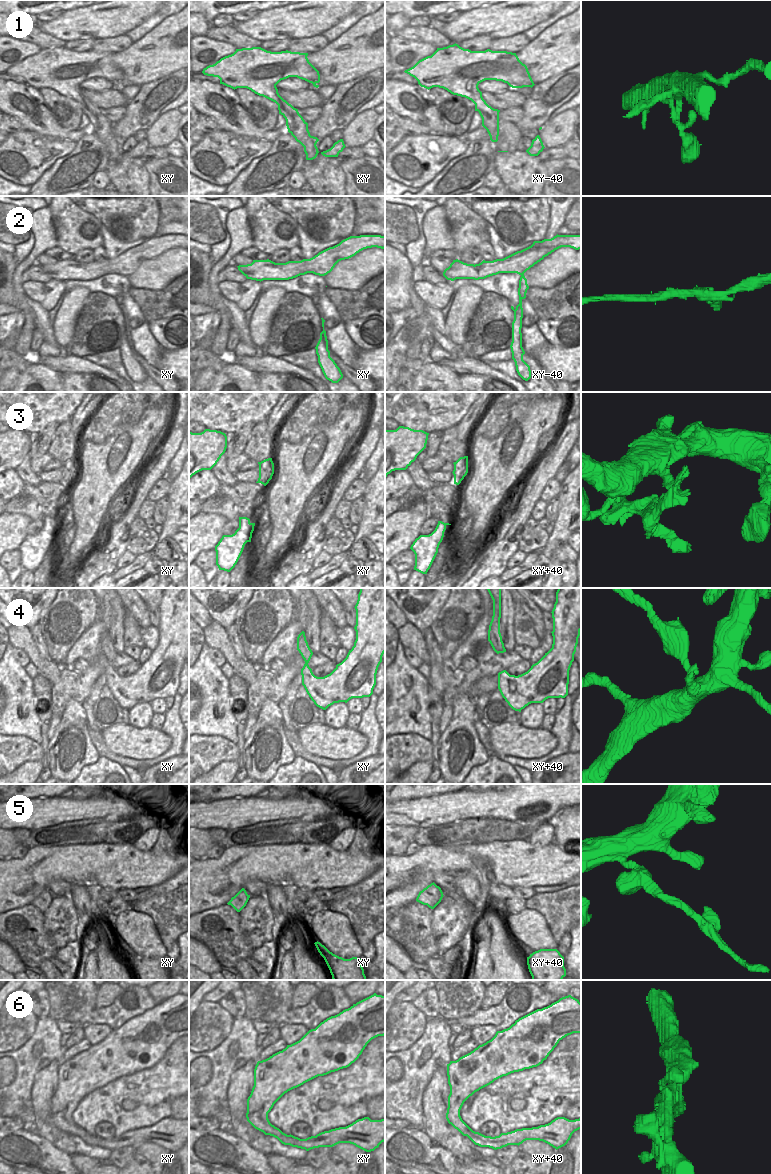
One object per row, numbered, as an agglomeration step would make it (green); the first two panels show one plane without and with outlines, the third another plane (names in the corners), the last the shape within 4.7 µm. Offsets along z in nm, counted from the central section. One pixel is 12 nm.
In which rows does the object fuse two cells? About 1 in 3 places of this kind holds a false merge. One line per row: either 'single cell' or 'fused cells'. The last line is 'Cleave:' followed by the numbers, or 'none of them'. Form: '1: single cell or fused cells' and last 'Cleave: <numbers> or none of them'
1: single cell
2: fused cells
3: fused cells
4: fused cells
5: fused cells
6: single cell
Cleave: 2, 3, 4, 5

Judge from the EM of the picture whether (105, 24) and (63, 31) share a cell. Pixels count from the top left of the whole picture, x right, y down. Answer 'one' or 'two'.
one

